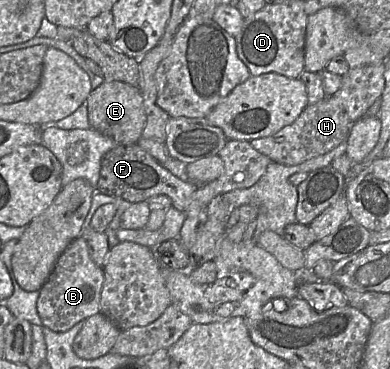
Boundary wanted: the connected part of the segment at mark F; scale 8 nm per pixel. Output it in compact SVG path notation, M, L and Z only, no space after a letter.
M137 143L119 145L108 151L101 161L100 177L96 191L111 197L119 197L131 203L147 201L149 198L166 195L172 200L172 207L186 211L198 185L184 181L168 171L151 154Z

